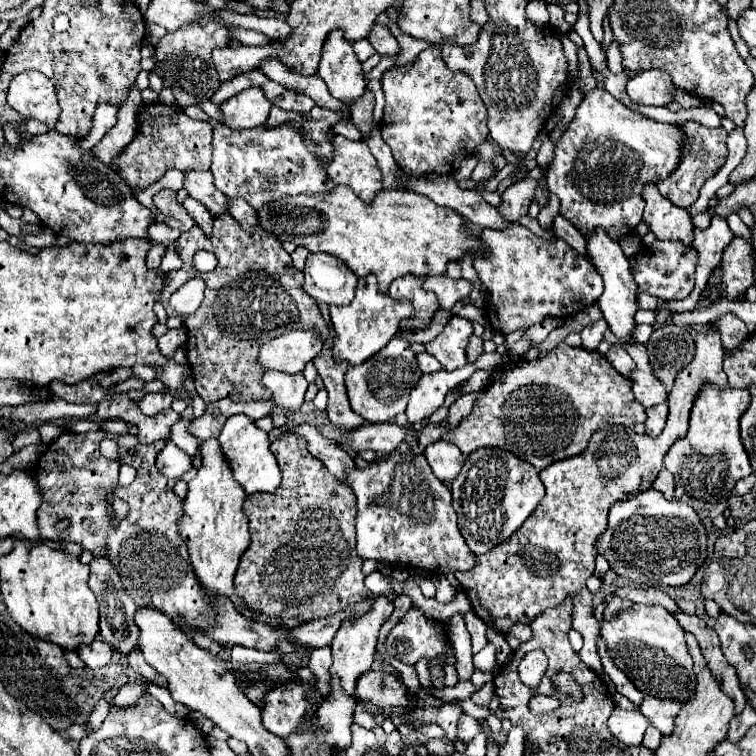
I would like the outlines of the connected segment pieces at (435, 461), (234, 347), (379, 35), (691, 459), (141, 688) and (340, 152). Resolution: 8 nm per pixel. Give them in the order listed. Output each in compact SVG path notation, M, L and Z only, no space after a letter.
M437 441L437 443L429 443L425 447L423 453L435 473L437 479L441 479L445 485L453 483L455 477L459 475L459 471L463 469L465 457L463 453L457 449L457 445L447 443L447 441Z
M223 213L215 217L213 233L209 237L205 237L205 231L195 225L191 231L181 233L175 245L179 249L177 253L183 261L183 267L165 273L165 289L161 291L163 307L167 307L173 291L195 277L193 255L199 249L215 253L219 261L217 269L209 273L197 273L197 277L205 281L205 299L195 313L183 317L183 325L187 329L187 361L193 371L195 389L205 401L219 401L227 397L237 403L251 403L271 399L269 389L265 389L265 385L261 383L263 369L257 363L259 347L265 341L287 331L313 329L315 333L321 333L325 341L321 353L315 357L315 367L329 393L329 419L335 423L335 427L343 431L355 429L365 423L363 417L357 417L357 413L349 409L343 381L345 369L349 365L345 365L345 361L333 361L331 345L327 341L329 323L323 319L313 297L303 291L303 273L293 269L291 255L285 253L279 239L269 237L261 229L255 233L245 233L245 229L241 229L241 225L237 225L237 221L229 213Z
M373 25L373 29L367 33L367 41L375 47L379 55L397 55L399 45L397 39L391 35L389 27L385 25Z
M703 385L691 409L691 425L685 437L679 437L665 455L665 469L675 477L675 483L693 499L719 503L729 497L735 483L753 473L749 457L739 435L739 419L751 403L751 393L741 389Z
M133 681L133 683L123 685L119 689L119 693L113 697L113 705L119 709L127 709L127 707L135 705L141 699L141 695L147 693L145 685L149 685L149 681Z
M337 135L333 141L333 157L325 161L325 171L333 183L349 185L361 201L371 201L383 189L383 177L377 161L363 141L349 141Z

